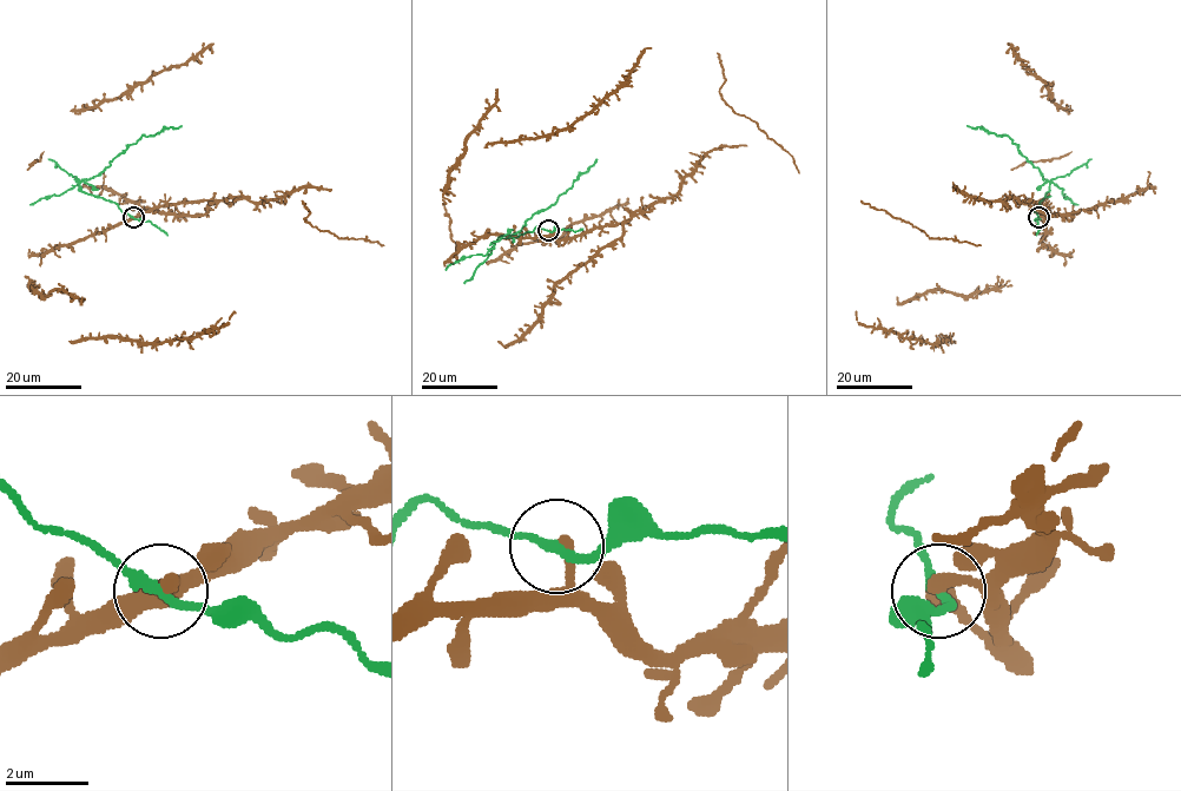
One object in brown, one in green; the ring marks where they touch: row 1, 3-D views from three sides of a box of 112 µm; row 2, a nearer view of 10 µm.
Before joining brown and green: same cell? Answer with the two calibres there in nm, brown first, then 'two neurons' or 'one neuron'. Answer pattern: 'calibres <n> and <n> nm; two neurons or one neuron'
calibres 300 and 220 nm; two neurons

